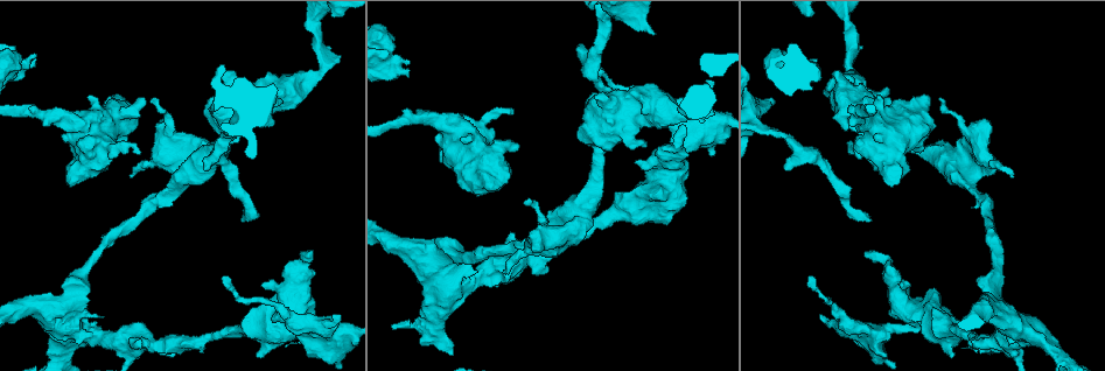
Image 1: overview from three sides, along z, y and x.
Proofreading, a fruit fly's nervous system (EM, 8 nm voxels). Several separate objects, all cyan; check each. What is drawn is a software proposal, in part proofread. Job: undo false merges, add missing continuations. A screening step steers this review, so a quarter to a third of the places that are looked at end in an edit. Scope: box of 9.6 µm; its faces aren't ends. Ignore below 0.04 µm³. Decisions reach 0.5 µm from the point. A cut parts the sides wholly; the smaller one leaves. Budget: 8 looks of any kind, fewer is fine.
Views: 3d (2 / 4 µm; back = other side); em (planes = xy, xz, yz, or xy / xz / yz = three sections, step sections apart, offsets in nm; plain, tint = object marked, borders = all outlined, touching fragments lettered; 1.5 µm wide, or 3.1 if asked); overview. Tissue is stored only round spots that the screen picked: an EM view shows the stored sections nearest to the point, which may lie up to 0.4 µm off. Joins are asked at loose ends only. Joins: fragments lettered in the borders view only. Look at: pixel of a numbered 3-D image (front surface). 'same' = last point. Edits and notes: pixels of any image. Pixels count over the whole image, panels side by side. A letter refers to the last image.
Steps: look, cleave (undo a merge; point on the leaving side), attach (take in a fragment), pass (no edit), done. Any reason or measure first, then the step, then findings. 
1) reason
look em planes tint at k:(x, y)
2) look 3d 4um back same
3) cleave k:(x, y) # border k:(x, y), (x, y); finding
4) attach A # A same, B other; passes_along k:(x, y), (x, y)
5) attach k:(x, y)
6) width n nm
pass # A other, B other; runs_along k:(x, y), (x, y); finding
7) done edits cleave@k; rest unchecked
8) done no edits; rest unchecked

look em planes borders at 1:(223, 278)

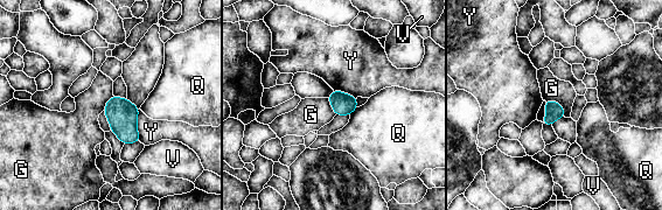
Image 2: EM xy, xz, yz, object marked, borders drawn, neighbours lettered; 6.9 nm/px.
pass # G other, Q other, V other, Y other; border 2:(544, 99), (556, 100), (565, 117); no lettered fragment goes on from it

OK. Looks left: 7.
free end
look em xz step 4 borders at 1:(516, 144)

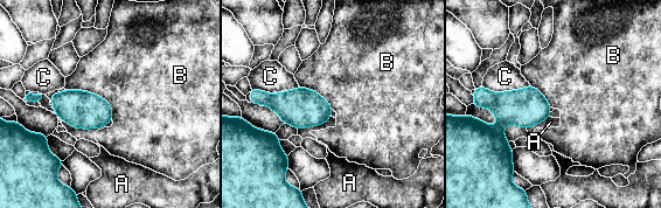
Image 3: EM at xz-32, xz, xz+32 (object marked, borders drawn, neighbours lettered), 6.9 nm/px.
pass # A other, B other, C other; border 3:(65, 89), (103, 97), (112, 119); none of them fits

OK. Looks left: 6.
calibre changes
look em xz step 4 tint at 1:(176, 185)

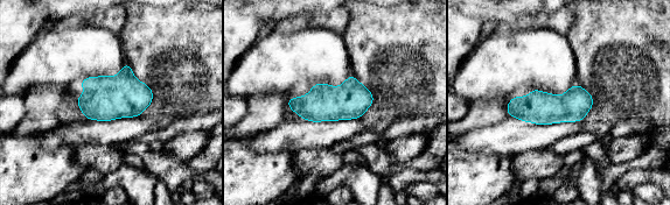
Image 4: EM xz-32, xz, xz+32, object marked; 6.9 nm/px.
cut it another way
look em planes borders same

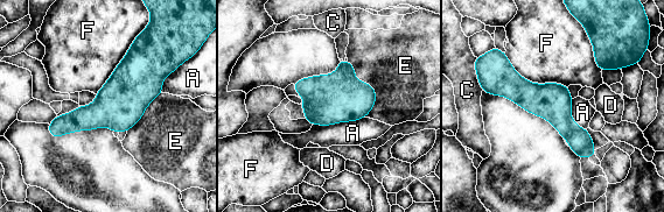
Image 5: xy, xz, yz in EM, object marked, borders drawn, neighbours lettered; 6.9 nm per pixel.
width 260 nm
pass # A other, C other, D other, E other, F other; all the same neuron

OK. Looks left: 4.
done no edits; rest unchecked

